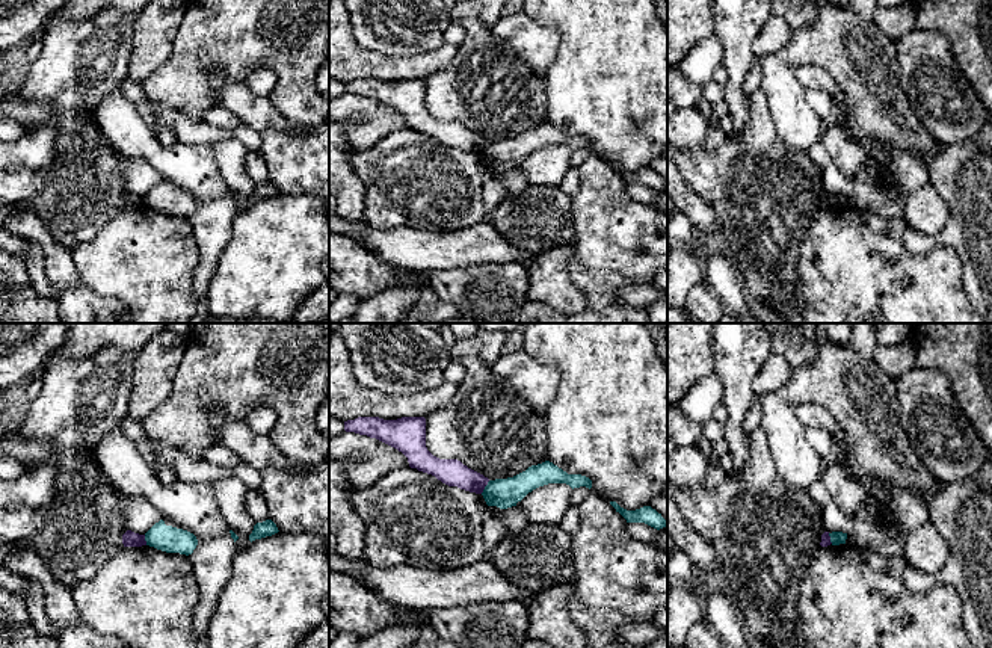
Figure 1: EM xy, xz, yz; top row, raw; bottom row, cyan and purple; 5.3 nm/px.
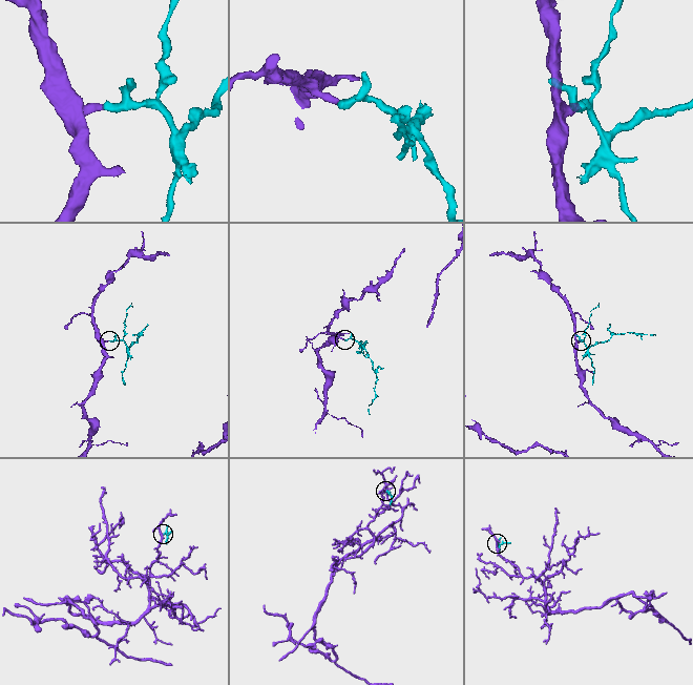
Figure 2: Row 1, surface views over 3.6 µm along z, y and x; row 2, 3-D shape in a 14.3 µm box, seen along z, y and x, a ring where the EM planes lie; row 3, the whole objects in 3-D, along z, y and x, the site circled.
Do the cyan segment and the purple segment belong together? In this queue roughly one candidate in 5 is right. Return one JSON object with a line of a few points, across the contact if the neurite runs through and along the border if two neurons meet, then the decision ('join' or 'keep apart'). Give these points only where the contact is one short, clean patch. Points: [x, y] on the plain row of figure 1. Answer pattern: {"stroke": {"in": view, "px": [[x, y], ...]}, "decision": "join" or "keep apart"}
{"stroke": {"in": "xz", "px": [[489, 142], [480, 154]]}, "decision": "keep apart"}

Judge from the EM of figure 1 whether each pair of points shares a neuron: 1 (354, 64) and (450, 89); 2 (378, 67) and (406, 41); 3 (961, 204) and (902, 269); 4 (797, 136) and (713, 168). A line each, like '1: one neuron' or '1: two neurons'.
1: two neurons
2: two neurons
3: two neurons
4: two neurons

